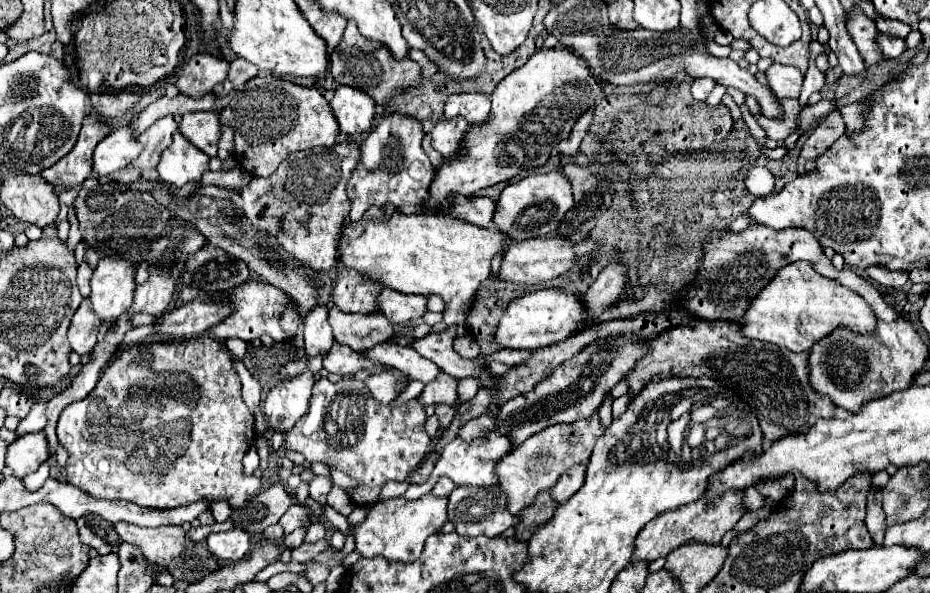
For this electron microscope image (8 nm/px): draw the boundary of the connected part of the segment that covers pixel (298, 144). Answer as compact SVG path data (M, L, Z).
M273 75L255 77L221 111L221 125L235 129L235 159L253 177L269 177L289 153L317 145L331 147L339 125L319 89L301 87Z

